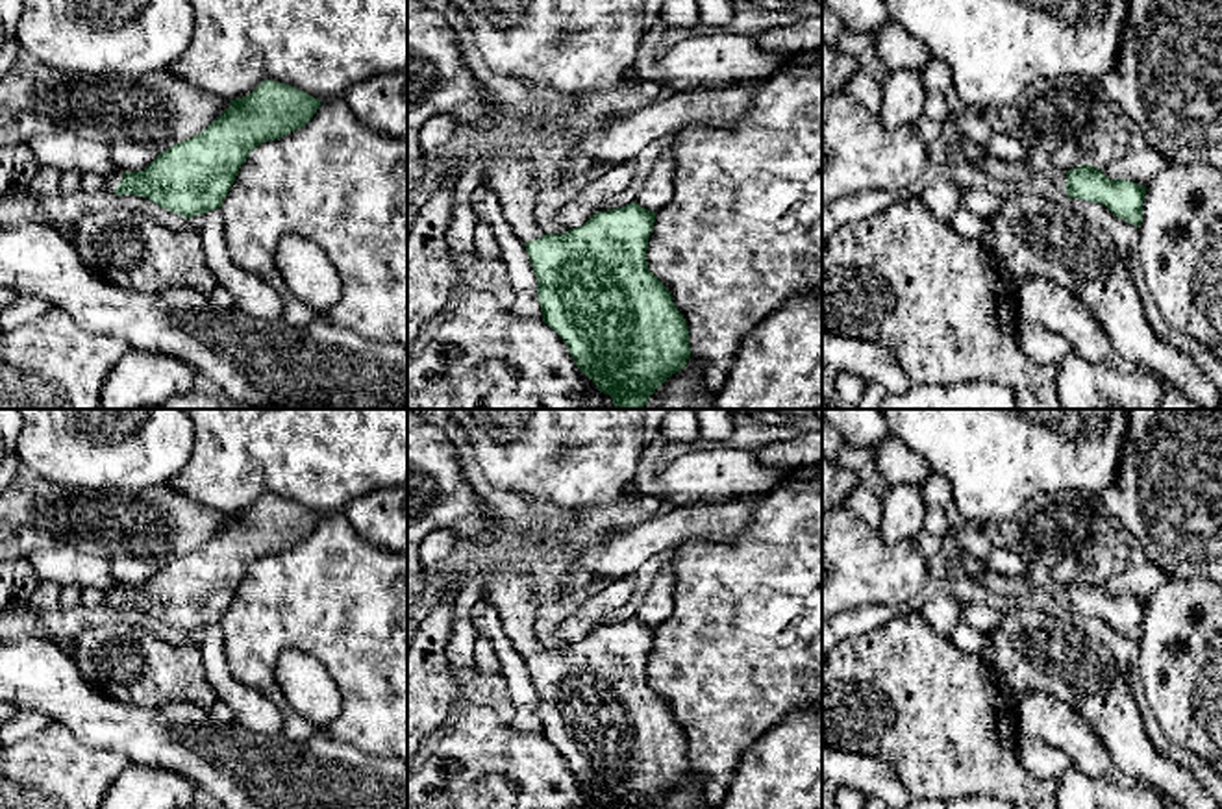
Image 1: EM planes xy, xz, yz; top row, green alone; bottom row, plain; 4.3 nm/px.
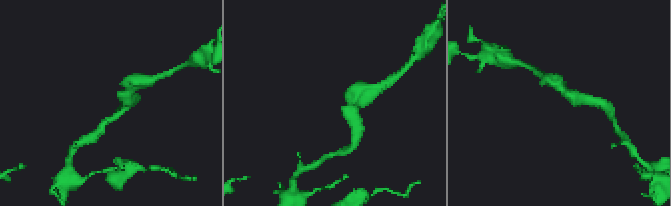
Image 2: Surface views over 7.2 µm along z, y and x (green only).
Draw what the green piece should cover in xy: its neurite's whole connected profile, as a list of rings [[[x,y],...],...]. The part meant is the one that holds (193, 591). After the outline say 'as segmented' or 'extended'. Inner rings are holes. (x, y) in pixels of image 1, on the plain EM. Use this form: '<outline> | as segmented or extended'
[[[265,494],[250,509],[230,515],[204,546],[157,568],[144,585],[104,591],[104,604],[148,613],[185,633],[218,624],[248,568],[307,539],[320,517]]] | extended

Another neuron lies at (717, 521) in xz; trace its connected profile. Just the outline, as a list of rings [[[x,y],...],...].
[[[742,496],[720,504],[678,505],[665,517],[648,517],[633,528],[600,533],[578,554],[557,585],[559,592],[580,591],[596,579],[613,581],[633,574],[659,552],[696,537],[726,542],[744,529],[763,498]]]

